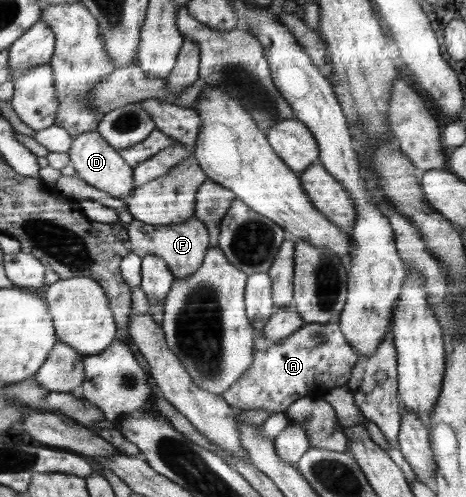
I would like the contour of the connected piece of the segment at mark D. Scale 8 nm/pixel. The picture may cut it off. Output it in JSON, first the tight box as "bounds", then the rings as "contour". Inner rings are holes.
{"bounds":[67,130,135,202],"contour":[[[96,130],[84,132],[76,136],[67,152],[70,162],[73,164],[76,175],[87,184],[109,193],[113,198],[125,202],[126,198],[135,190],[133,176],[135,170],[129,165],[117,149],[113,148]]]}

